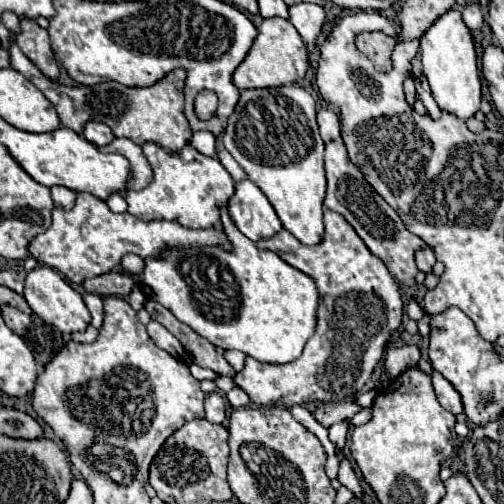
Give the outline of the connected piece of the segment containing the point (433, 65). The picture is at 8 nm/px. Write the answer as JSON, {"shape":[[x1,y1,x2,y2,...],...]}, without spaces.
{"shape":[[451,8,443,16,439,16,433,22,433,26,421,36,421,62,423,62,423,74,429,80,433,98,437,100,439,108,459,116,461,120,467,120,479,110,481,80,477,68,475,42,469,26,463,22,463,16,457,8]]}

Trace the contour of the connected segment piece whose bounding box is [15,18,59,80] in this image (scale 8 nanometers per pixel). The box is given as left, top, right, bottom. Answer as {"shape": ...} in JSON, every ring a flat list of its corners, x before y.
{"shape":[[23,18,21,20,21,32,15,36,19,48,23,54,51,80,59,78,59,66,55,62,53,50,51,50,51,40,47,30,39,28,35,20]]}

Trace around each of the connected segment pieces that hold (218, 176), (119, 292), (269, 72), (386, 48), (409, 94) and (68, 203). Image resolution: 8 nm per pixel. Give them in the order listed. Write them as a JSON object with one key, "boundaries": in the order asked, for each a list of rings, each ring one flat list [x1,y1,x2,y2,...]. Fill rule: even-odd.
{"boundaries":[[[145,142,141,148,153,168,153,182,145,190,127,192,127,212,141,220,169,220,193,230,213,228,219,222,221,208,227,206,235,192,235,182,223,164,217,158,203,156,191,144,185,144,175,154,165,152,153,142]],[[111,270,107,274,101,274,101,276,85,280,83,288,87,292,99,294,99,296,107,296,109,294,109,296,127,298,131,294,131,290,135,288,135,280,127,272,115,272,115,270]],[[269,18,269,20,261,22,259,34,257,34,249,54,233,72,233,84,239,90,273,88,273,86,281,86,281,84,293,84,305,76,307,68,309,68,307,48,303,44,299,32,295,30,295,26,285,18]],[[381,31,363,32,356,37,356,46,375,64,377,70,389,72,392,69,391,54,395,48,395,37]],[[409,73,406,80,404,81,404,93,405,98,410,106,419,99,419,95,416,92,415,83,414,83,414,76,412,73]],[[53,186,51,188,51,198,53,198,55,206,63,208,63,210,73,208,73,204,75,204,75,192,65,188,65,186]]]}

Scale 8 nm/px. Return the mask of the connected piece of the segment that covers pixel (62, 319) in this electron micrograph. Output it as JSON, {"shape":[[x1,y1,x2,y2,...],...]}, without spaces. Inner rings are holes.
{"shape":[[37,266,33,268,25,278,25,300,29,302,31,310,43,318,47,324,53,324,63,334,71,334,75,330,85,330,89,326,89,310,77,290,71,288,69,282,65,282,53,268,49,266]]}

